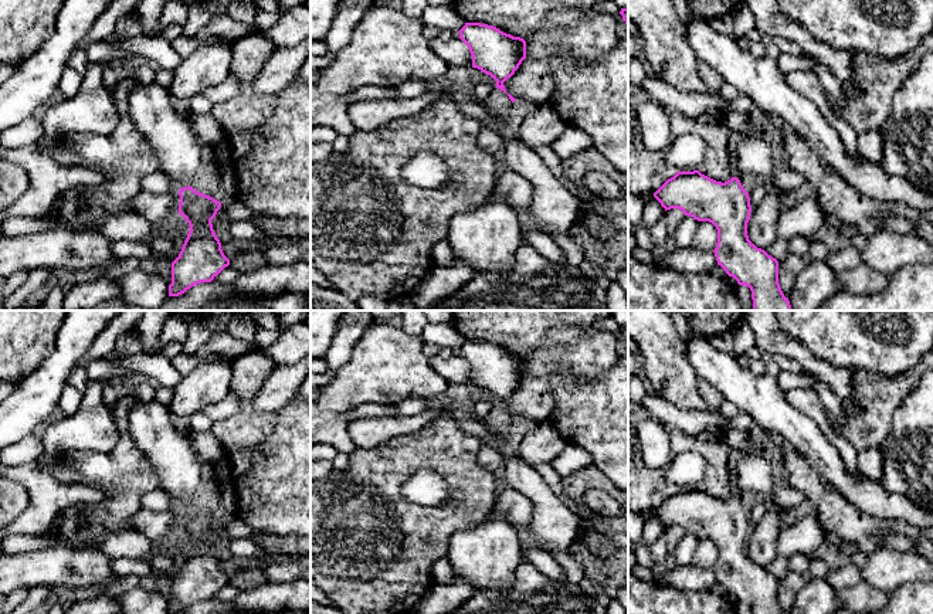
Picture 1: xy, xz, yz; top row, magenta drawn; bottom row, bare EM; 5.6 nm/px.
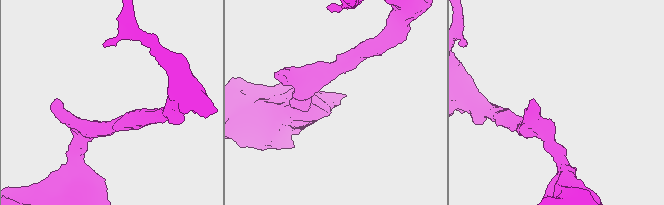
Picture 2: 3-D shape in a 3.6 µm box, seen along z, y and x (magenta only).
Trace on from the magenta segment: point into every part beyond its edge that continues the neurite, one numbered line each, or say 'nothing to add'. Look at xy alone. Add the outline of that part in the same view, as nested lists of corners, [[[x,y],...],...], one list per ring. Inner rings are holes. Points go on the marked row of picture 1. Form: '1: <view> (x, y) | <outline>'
1: xy (170, 136) | [[[156,82],[132,84],[128,109],[133,125],[155,152],[159,170],[177,190],[191,186],[200,166],[201,146],[190,121],[173,111],[169,89]]]

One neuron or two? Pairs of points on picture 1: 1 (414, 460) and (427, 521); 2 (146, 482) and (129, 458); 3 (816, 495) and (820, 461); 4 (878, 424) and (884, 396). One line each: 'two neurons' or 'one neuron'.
1: one neuron
2: one neuron
3: two neurons
4: one neuron

